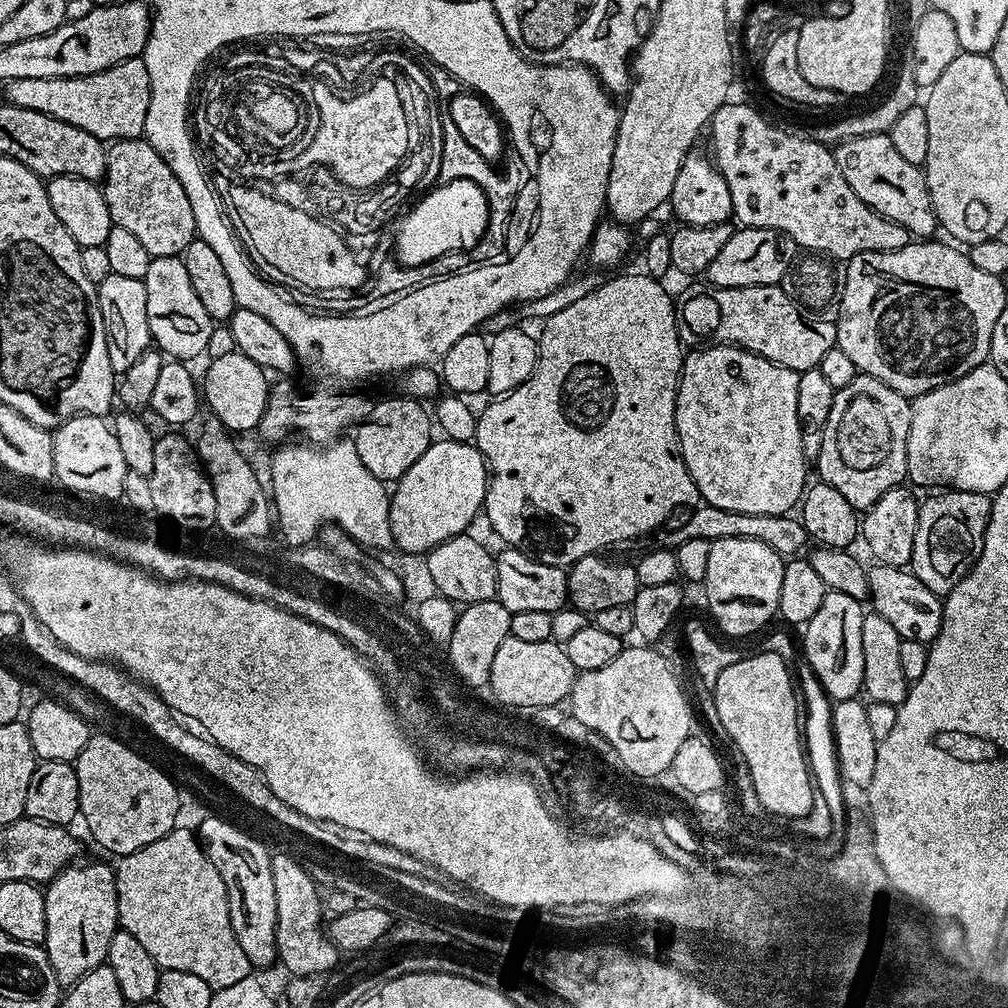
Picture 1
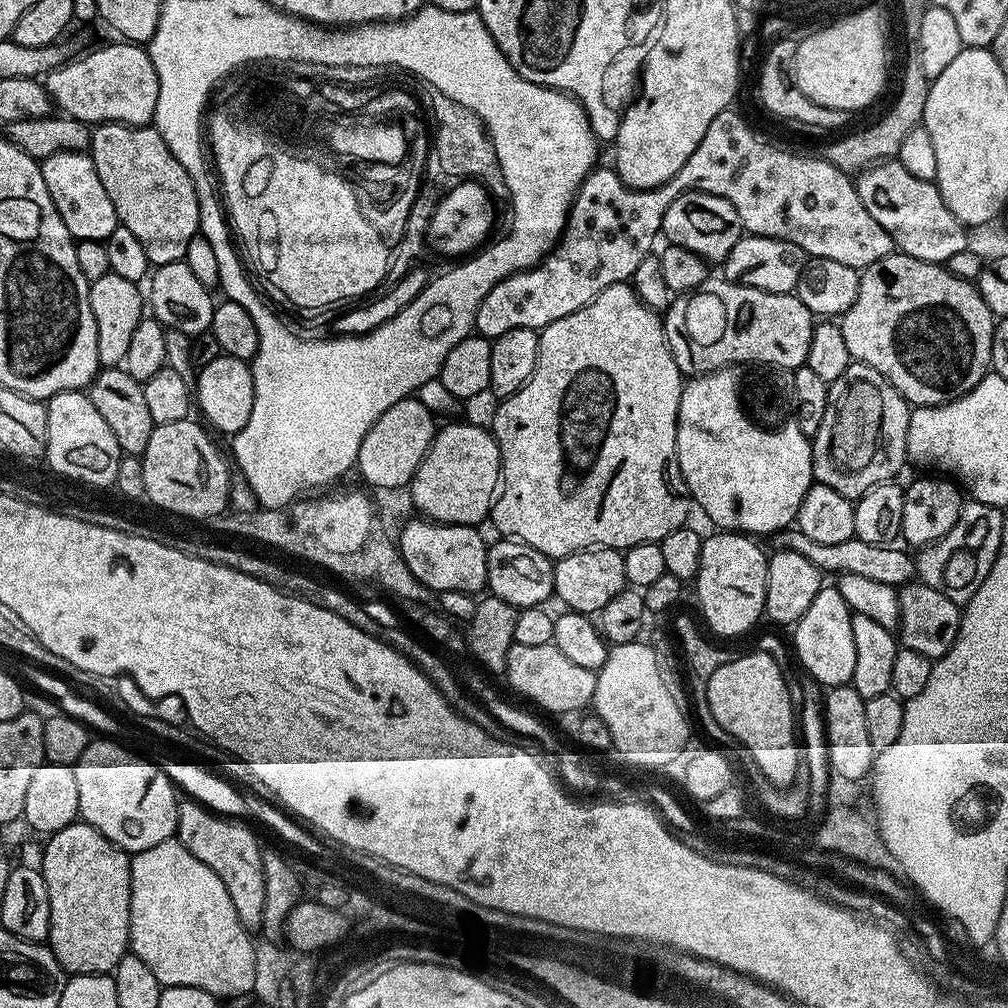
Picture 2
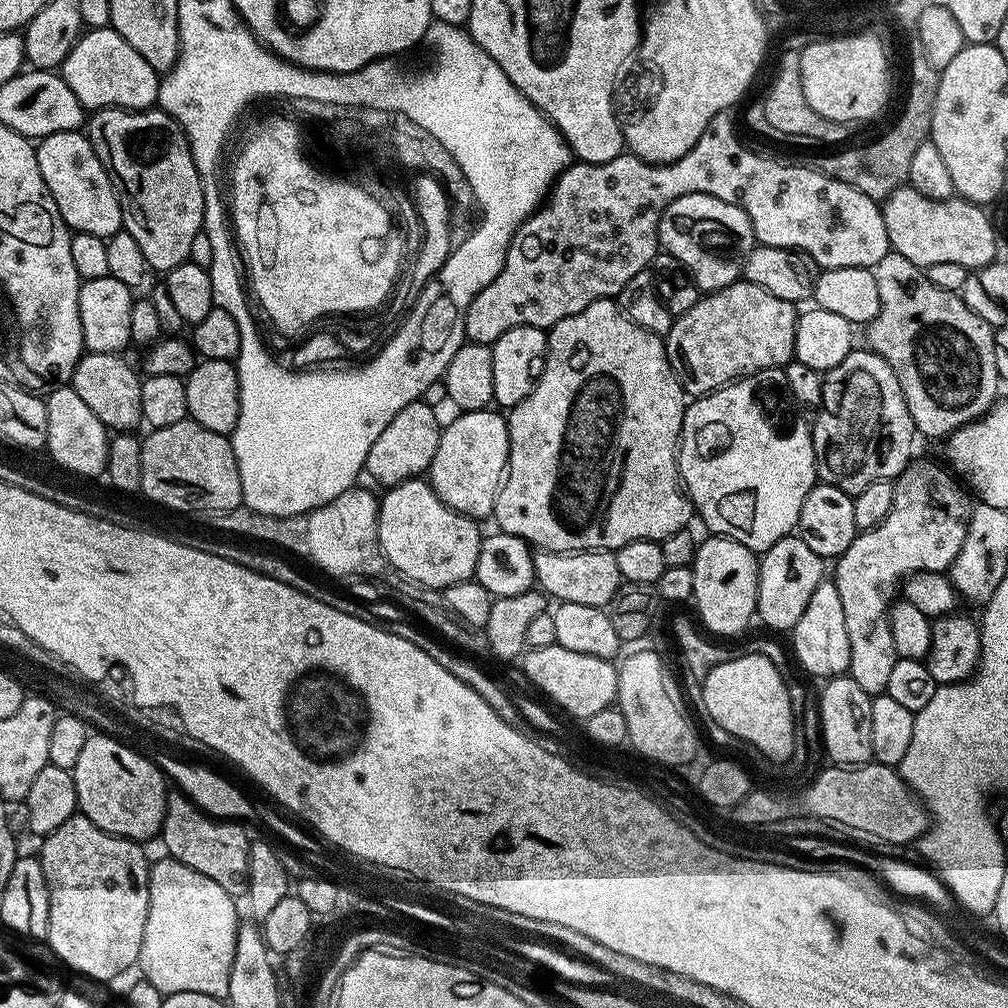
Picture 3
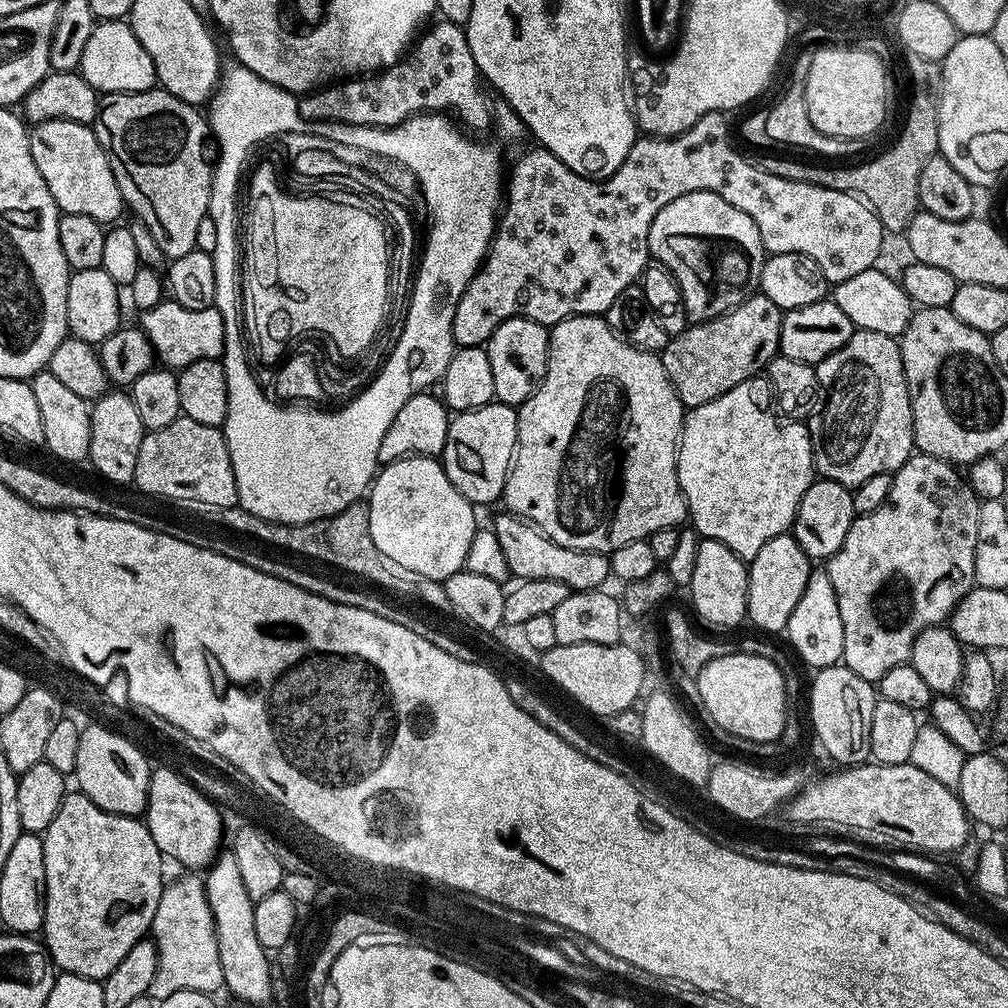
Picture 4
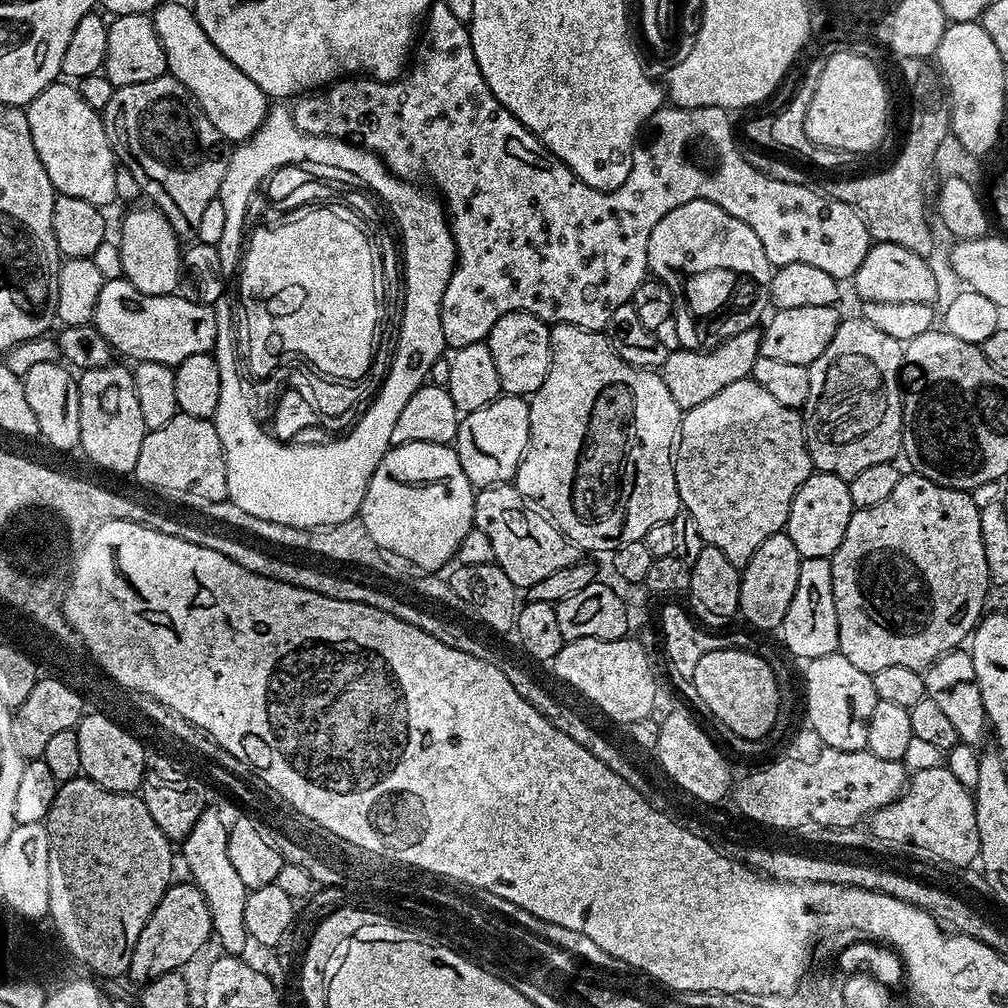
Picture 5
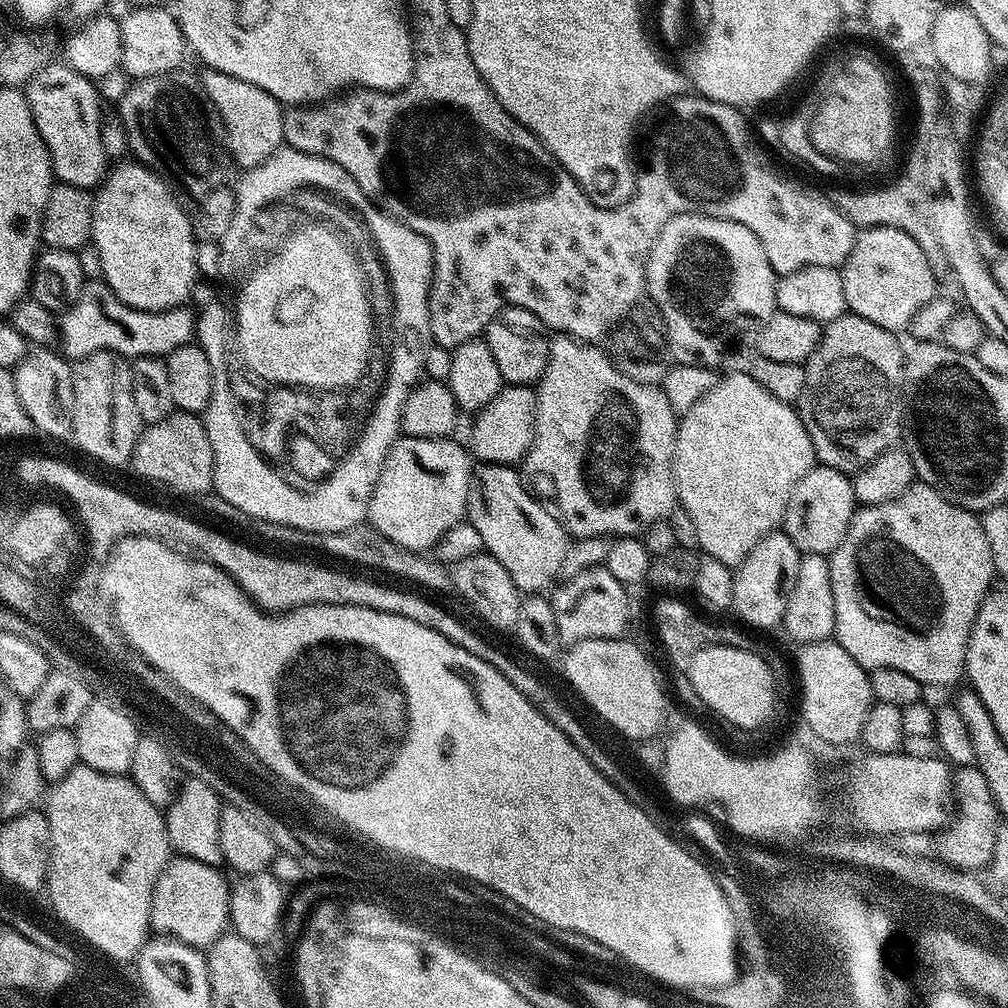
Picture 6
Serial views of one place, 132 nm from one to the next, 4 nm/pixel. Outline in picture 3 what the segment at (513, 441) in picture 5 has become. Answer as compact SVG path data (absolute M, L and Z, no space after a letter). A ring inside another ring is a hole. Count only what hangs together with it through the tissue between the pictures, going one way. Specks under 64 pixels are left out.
M492 411L460 412L449 424L447 421L440 433L434 462L426 469L427 479L440 501L477 522L483 521L483 516L492 516L508 467L508 422L499 411Z

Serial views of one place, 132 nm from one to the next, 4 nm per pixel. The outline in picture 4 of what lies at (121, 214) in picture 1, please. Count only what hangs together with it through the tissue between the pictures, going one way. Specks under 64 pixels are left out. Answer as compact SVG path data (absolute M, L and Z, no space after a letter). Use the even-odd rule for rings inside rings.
M159 86L150 90L142 90L141 92L105 92L100 96L100 109L96 115L94 127L102 150L106 150L106 158L110 162L110 170L114 170L114 178L118 182L118 190L122 194L125 205L129 209L133 208L136 211L135 215L144 223L146 230L150 230L150 234L154 234L154 242L158 242L158 246L162 246L162 250L168 256L169 261L182 258L182 254L190 254L197 251L198 225L202 223L202 218L208 214L210 190L212 189L212 170L214 167L213 153L208 153L210 125L205 113L197 105L182 102L178 98L174 98L174 94L170 94L166 89Z

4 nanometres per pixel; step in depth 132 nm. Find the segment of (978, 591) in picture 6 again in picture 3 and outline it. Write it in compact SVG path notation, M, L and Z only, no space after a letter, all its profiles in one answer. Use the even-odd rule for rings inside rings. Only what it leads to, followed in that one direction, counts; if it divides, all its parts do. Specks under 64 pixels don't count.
M919 458L909 460L894 481L890 514L886 514L878 526L863 529L835 561L834 583L838 598L842 598L842 614L846 614L846 634L850 634L847 675L858 682L869 698L886 693L890 670L894 670L898 658L888 614L890 605L897 599L902 578L916 572L947 573L966 538L969 493L965 485L941 464Z

